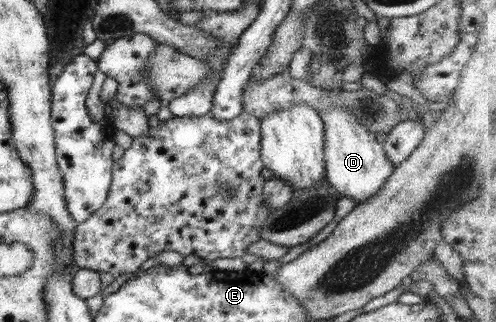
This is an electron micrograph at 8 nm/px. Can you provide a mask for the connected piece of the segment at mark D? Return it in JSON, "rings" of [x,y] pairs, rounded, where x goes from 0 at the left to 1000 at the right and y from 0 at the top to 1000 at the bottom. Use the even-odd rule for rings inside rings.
{"rings":[[[673,323],[649,342],[645,363],[653,379],[653,519],[655,553],[677,584],[688,609],[706,609],[720,630],[746,621],[778,571],[796,516],[782,497],[774,447],[758,432],[758,410],[728,391],[702,335]]]}

